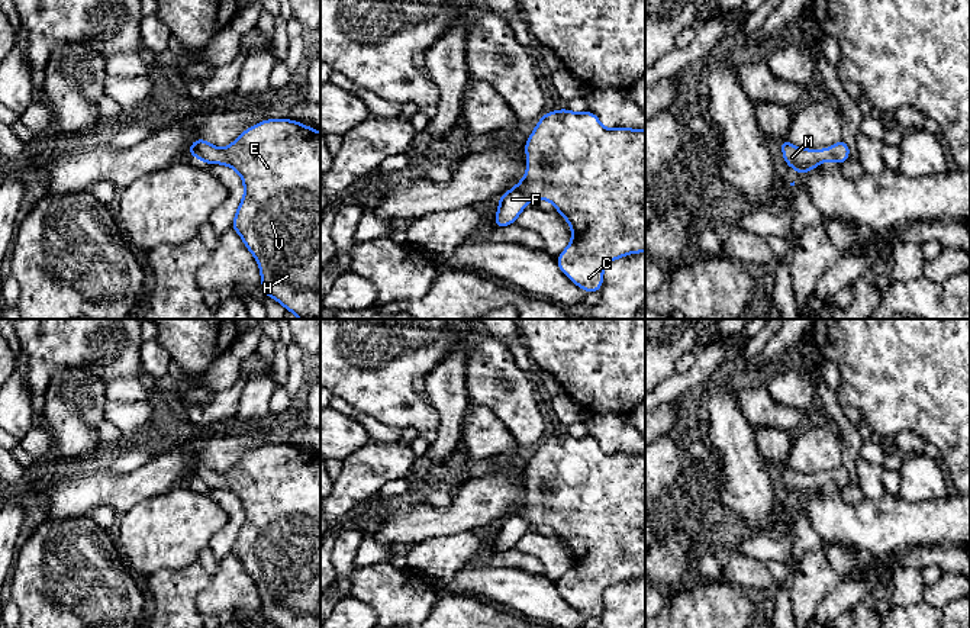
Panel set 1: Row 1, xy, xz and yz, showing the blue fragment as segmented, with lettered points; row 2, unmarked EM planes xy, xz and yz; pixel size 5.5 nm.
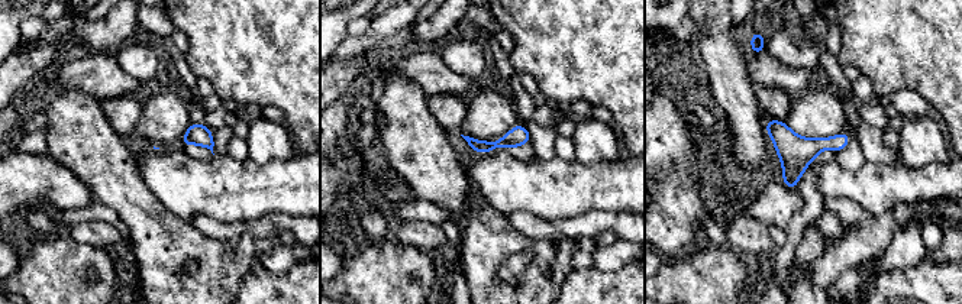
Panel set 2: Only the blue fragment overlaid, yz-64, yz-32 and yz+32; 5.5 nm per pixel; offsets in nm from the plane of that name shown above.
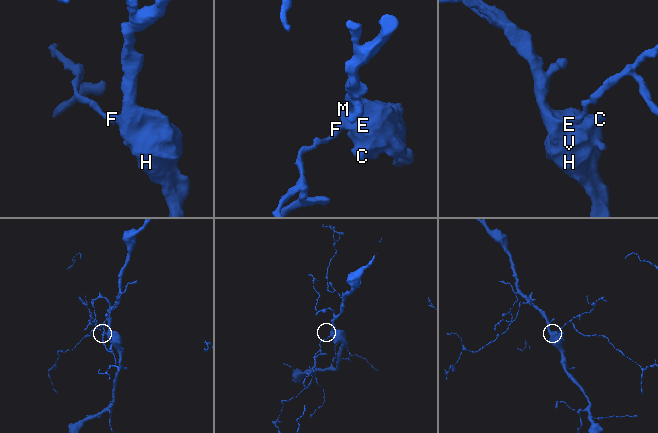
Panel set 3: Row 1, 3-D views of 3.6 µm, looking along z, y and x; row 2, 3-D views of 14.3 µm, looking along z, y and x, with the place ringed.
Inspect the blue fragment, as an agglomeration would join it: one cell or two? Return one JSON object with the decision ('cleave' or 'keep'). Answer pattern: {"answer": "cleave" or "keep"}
{"answer": "keep"}

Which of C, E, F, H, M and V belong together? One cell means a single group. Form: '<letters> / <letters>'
C E F H M V

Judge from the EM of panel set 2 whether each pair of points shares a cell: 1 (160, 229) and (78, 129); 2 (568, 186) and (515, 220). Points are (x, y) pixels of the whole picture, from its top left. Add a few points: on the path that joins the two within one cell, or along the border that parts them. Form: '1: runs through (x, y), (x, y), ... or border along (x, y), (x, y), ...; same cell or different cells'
1: runs through (135, 204), (96, 154); same cell
2: border along (504, 216), (529, 212), (548, 220), (559, 220); different cells

